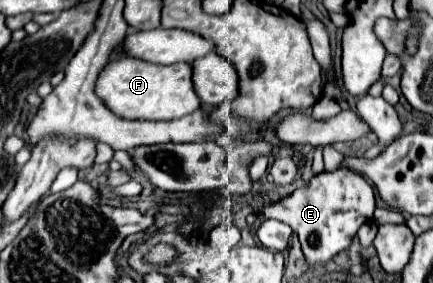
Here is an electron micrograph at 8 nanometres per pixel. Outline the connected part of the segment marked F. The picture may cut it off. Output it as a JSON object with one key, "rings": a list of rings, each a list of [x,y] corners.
{"rings":[[[116,57],[112,59],[98,77],[96,95],[120,117],[124,119],[180,119],[200,109],[202,101],[194,89],[192,81],[192,65],[190,63],[174,63],[174,65],[158,65],[146,63],[136,57]]]}

